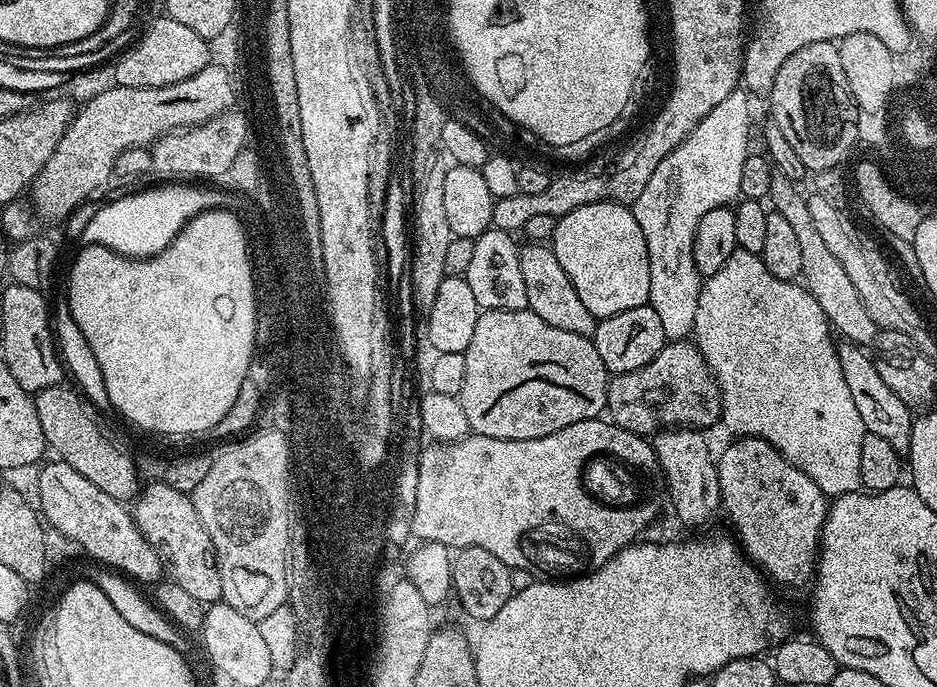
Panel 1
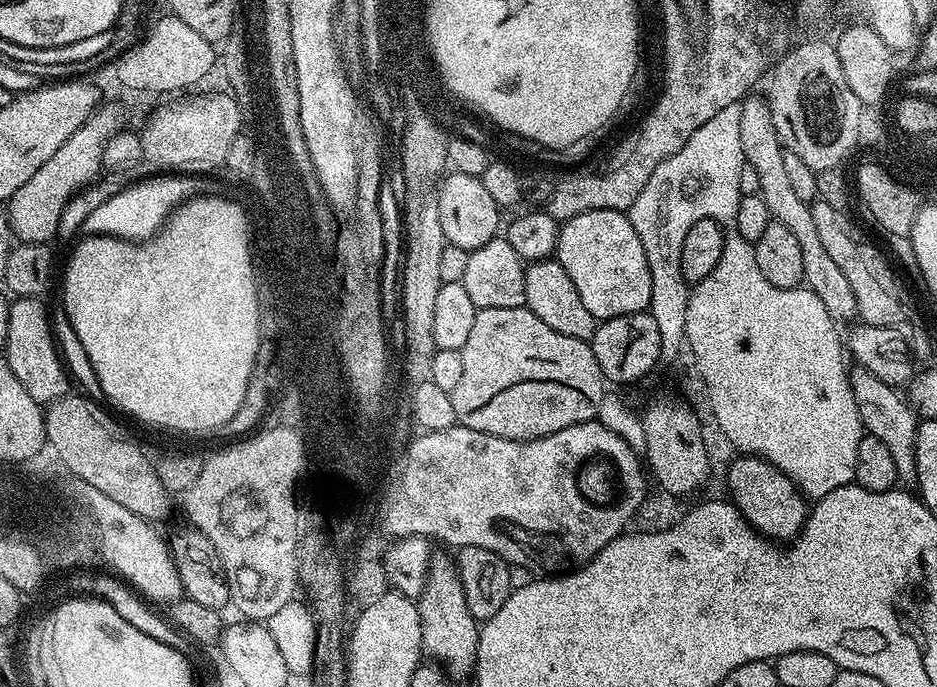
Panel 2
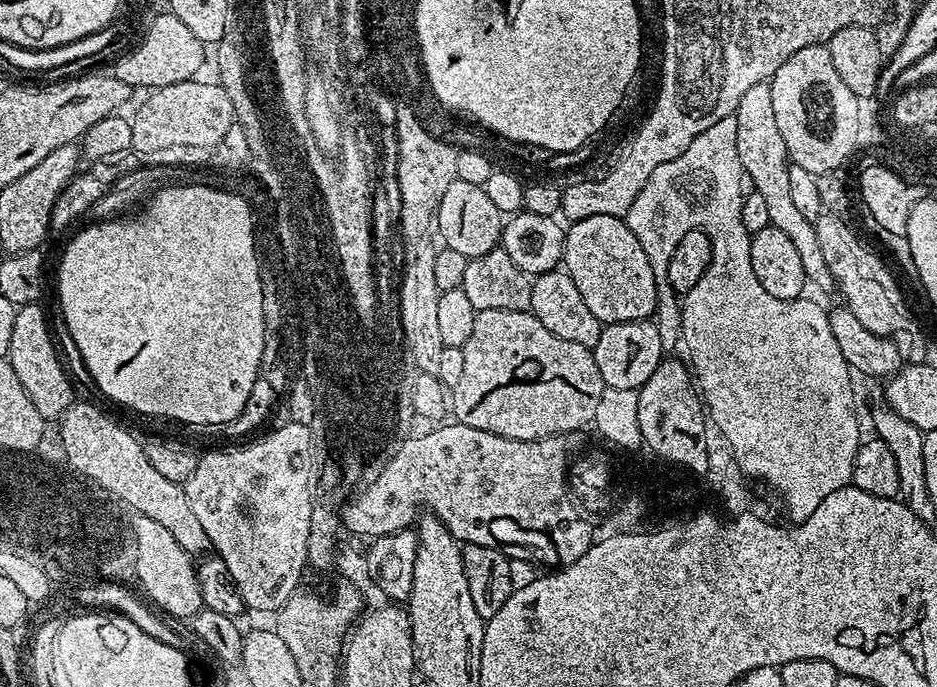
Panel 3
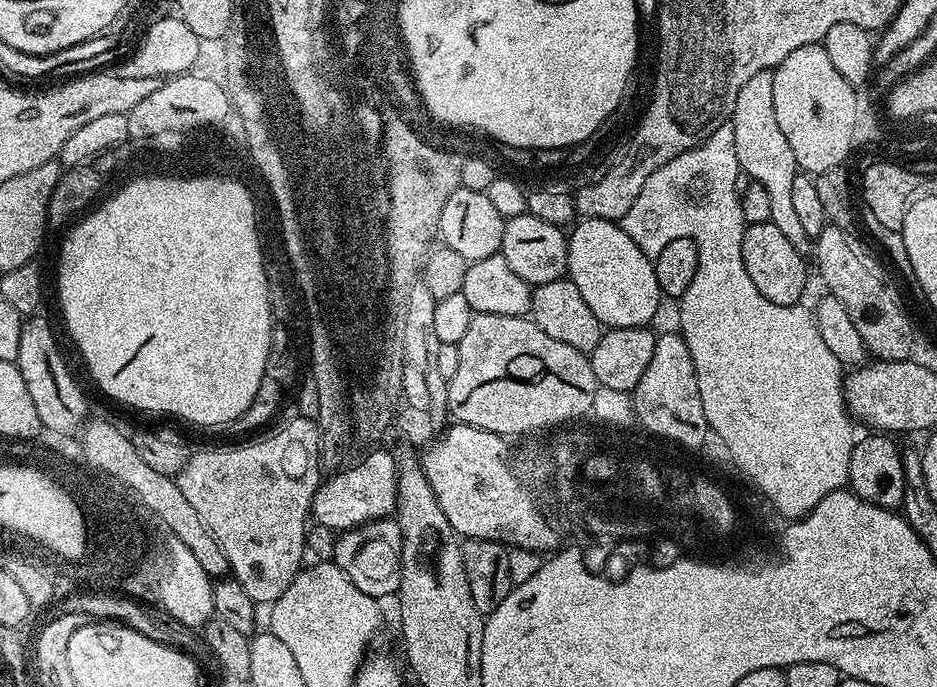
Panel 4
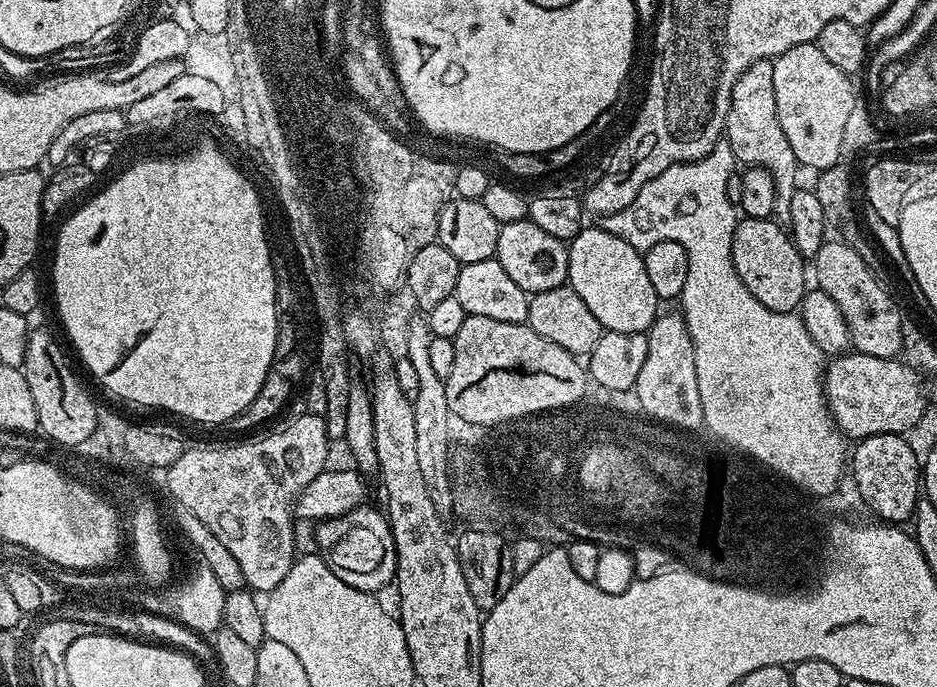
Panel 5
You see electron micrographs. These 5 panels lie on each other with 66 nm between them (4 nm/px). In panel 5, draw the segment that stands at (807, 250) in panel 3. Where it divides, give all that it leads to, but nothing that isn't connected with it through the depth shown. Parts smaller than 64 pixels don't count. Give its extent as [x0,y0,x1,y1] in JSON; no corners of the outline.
[723,59,797,222]

